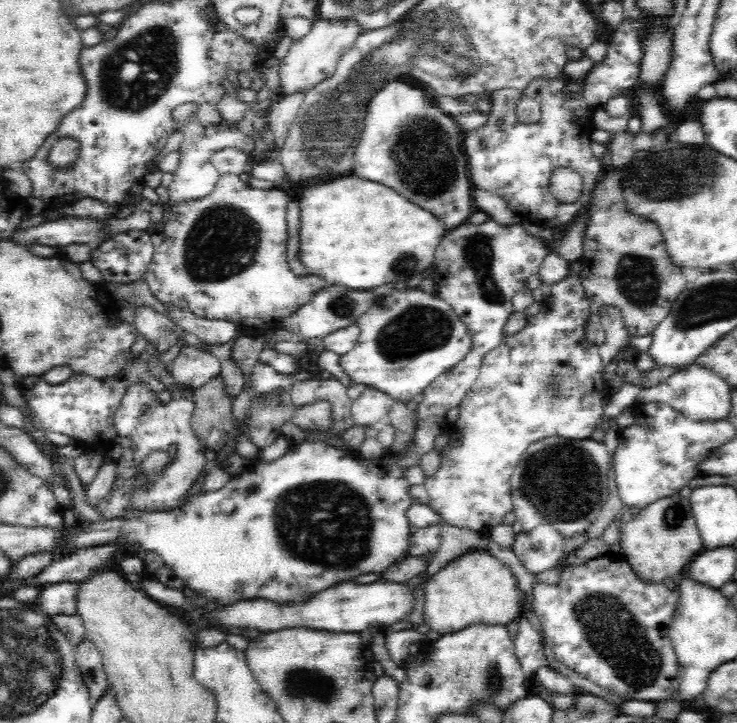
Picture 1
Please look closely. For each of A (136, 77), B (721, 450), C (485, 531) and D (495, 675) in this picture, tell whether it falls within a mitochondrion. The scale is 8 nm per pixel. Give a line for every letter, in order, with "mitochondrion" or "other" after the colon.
A: mitochondrion
B: other
C: other
D: mitochondrion

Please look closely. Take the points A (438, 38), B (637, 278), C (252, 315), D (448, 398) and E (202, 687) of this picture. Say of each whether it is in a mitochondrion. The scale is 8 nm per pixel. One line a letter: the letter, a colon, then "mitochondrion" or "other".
A: mitochondrion
B: mitochondrion
C: other
D: other
E: other

